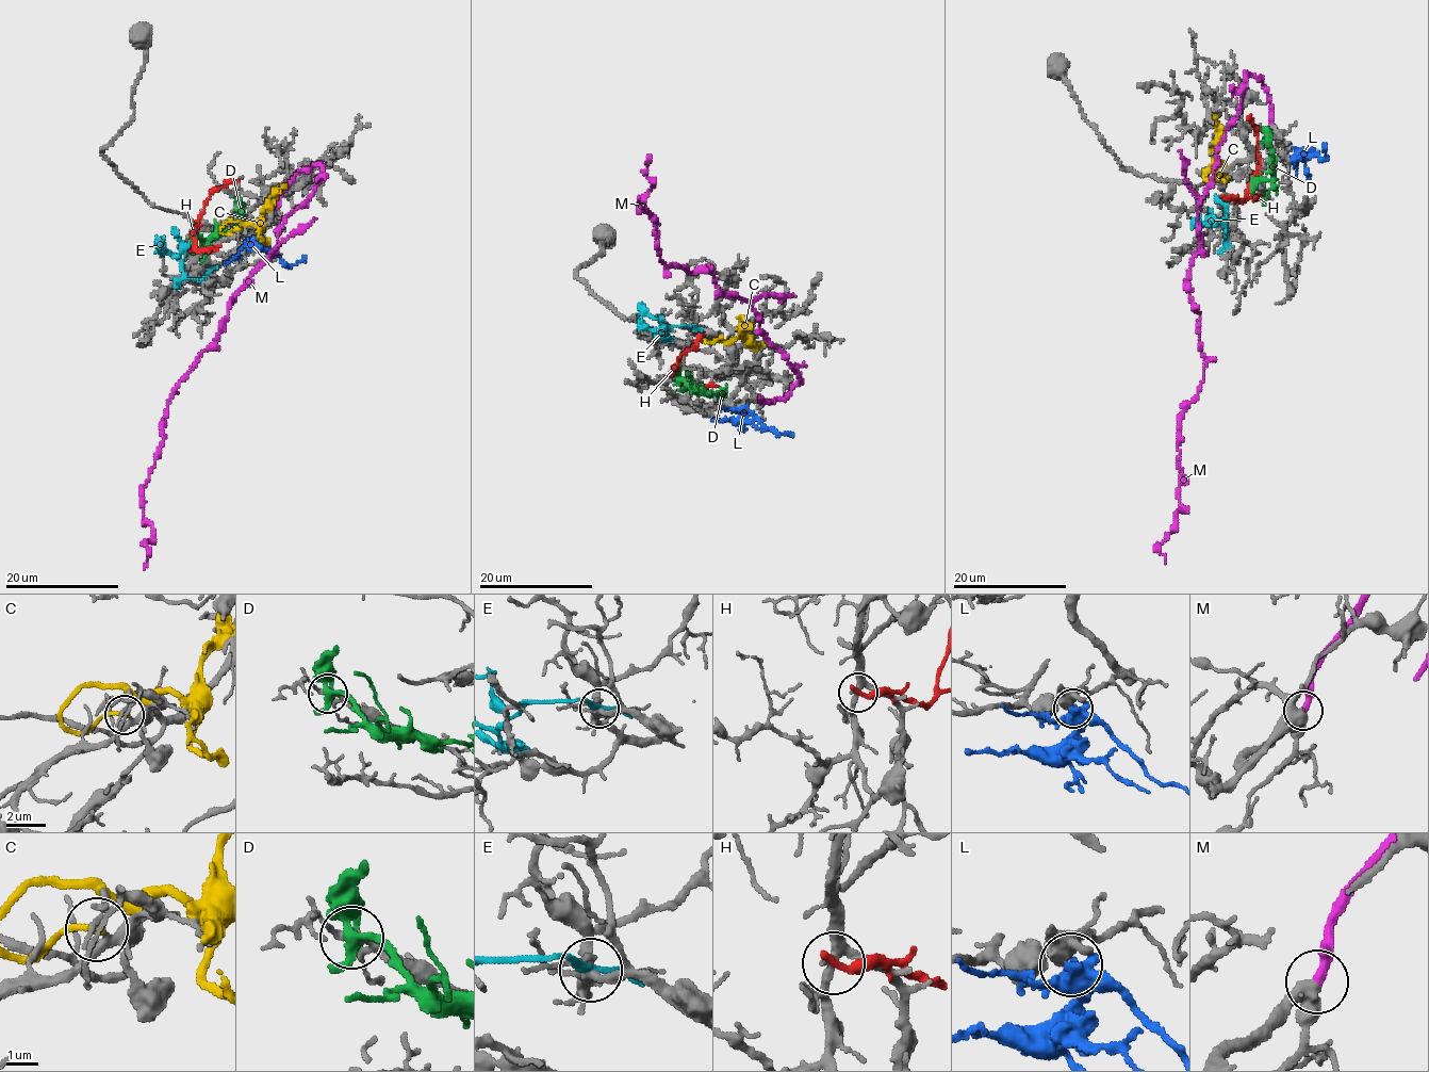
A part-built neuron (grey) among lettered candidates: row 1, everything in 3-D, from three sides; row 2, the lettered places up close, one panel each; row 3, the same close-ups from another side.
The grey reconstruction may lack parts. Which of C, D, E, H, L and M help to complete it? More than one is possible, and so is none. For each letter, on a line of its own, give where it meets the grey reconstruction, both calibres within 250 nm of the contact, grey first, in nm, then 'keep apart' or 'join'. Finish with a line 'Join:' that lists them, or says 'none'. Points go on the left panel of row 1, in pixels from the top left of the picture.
C: (239, 229) | 180/190 nm | keep apart
D: (194, 233) | 190/300 nm | keep apart
E: (208, 273) | 240/190 nm | keep apart
H: (217, 247) | 280/320 nm | keep apart
L: (256, 243) | 400/420 nm | keep apart
M: (277, 208) | 360/360 nm | join
Join: M

